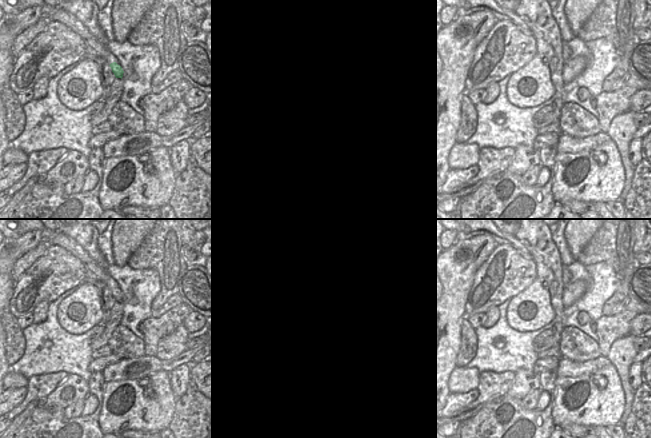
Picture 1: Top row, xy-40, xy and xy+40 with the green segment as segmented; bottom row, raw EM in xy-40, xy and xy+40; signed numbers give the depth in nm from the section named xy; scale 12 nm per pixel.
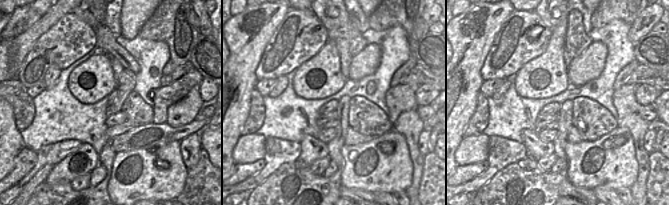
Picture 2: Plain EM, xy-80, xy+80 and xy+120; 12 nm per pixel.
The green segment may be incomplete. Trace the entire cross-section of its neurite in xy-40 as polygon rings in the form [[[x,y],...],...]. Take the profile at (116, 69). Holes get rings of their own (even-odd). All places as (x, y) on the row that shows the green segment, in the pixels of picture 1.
[[[85,54],[84,59],[90,59],[99,65],[100,80],[103,87],[103,97],[107,98],[111,90],[113,80],[115,78],[122,79],[123,77],[124,71],[122,67],[116,62],[109,65],[103,58],[90,54]]]

